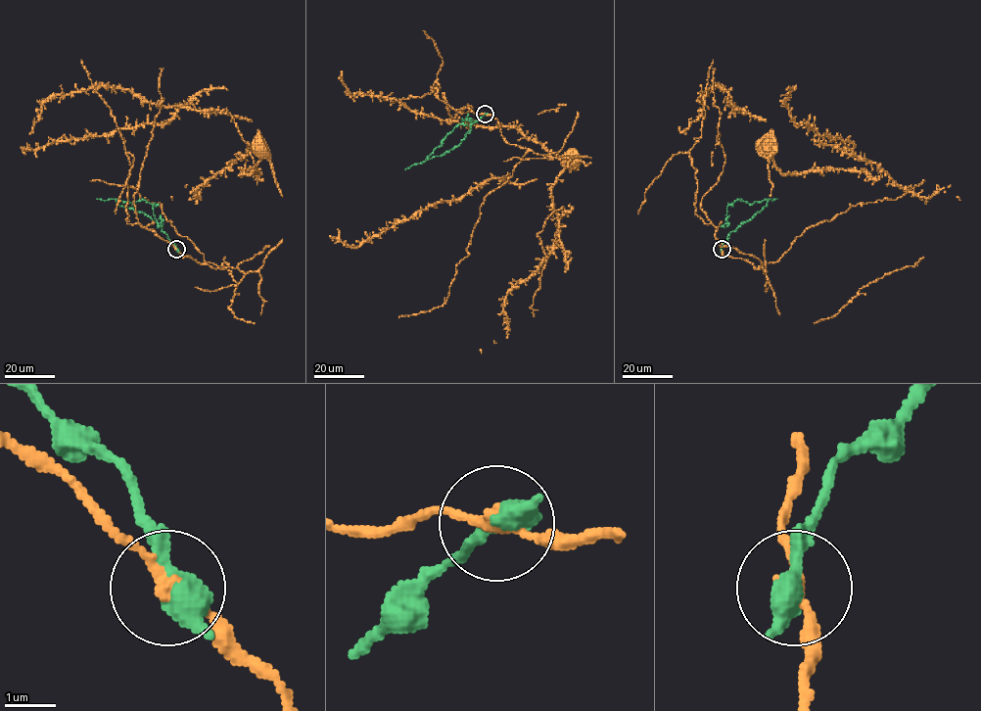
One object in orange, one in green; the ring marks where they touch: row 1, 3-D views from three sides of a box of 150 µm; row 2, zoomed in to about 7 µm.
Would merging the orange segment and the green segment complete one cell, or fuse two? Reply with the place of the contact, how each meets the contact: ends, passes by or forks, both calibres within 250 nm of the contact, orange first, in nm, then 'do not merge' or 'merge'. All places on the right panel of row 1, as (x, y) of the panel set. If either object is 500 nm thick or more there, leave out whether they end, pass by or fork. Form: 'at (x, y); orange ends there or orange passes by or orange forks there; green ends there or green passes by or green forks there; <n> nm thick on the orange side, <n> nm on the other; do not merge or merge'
at (722, 249); orange passes by; green passes by; 240 nm thick on the orange side, 400 nm on the other; do not merge

